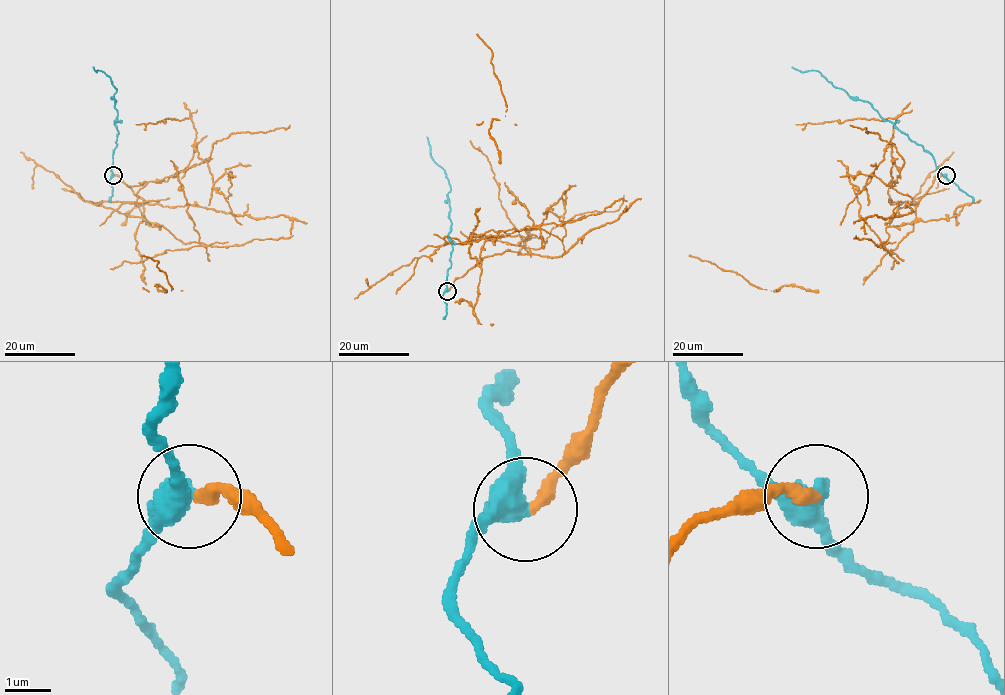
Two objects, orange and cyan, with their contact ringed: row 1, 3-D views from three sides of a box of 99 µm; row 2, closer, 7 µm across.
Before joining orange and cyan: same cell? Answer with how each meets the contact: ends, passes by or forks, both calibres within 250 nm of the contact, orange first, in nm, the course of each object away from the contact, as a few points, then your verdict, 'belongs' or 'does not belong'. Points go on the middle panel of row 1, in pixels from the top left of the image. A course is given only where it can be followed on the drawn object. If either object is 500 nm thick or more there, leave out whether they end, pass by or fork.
orange ends; cyan passes by; calibres 280 and 480 nm; course orange (448, 291), (497, 233), (449, 243), (530, 237), (470, 141); course cyan (448, 291), (445, 282), (452, 250), (448, 235), (450, 188), (445, 171), (431, 156), (427, 136); does not belong

